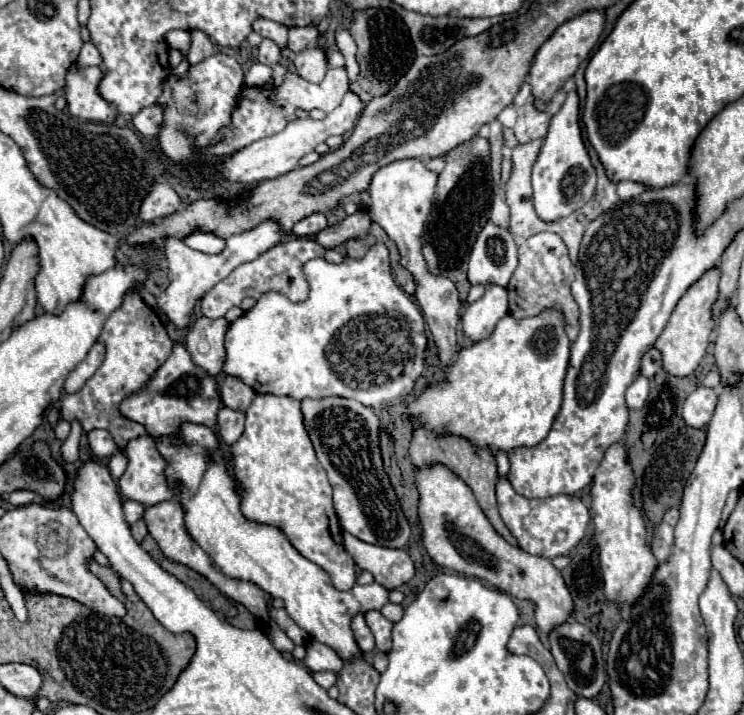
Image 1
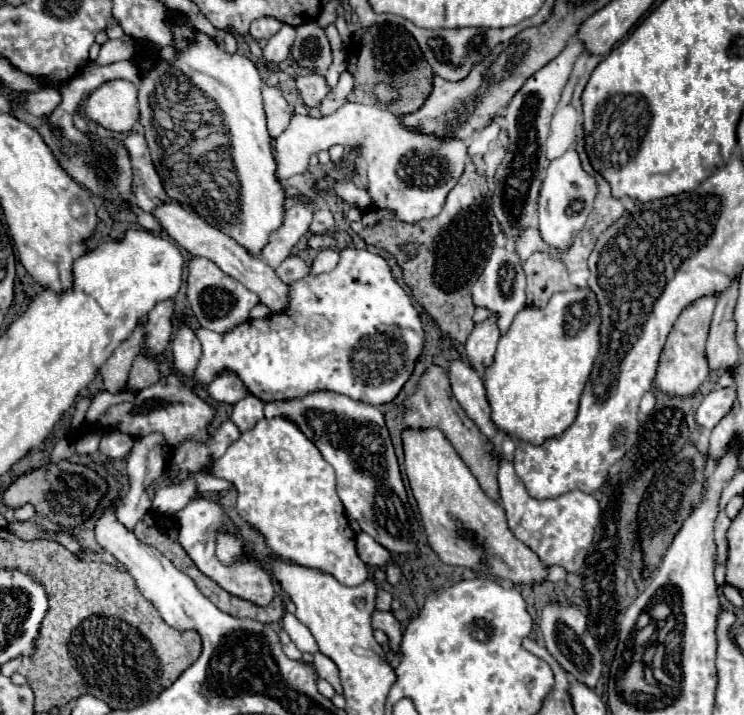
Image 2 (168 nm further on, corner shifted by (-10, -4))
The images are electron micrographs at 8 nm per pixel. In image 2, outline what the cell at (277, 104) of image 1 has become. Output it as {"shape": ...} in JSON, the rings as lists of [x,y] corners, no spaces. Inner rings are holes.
{"shape":[[[342,72],[338,84],[328,92],[328,96],[320,102],[320,114],[322,116],[328,116],[332,112],[336,112],[342,104],[348,102],[348,94],[352,92],[354,88],[354,78],[350,72]]]}

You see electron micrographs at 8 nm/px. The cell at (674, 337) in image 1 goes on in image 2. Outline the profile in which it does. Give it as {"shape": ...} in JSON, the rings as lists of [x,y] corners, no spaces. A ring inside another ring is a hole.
{"shape":[[[710,294],[710,296],[702,296],[702,298],[694,300],[692,304],[688,304],[682,310],[682,314],[678,316],[672,332],[668,334],[666,346],[660,356],[658,374],[654,380],[656,388],[660,388],[664,394],[692,396],[700,388],[700,384],[706,380],[706,376],[710,372],[710,366],[706,360],[706,336],[710,330],[716,300],[718,300],[716,294]]]}

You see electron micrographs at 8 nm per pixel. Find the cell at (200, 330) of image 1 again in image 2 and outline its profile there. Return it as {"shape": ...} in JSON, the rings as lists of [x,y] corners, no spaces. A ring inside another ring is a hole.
{"shape":[[[224,370],[220,372],[208,386],[208,392],[214,400],[218,402],[228,402],[228,404],[236,404],[242,396],[248,394],[246,386],[242,384],[242,380],[230,372],[230,370]]]}

